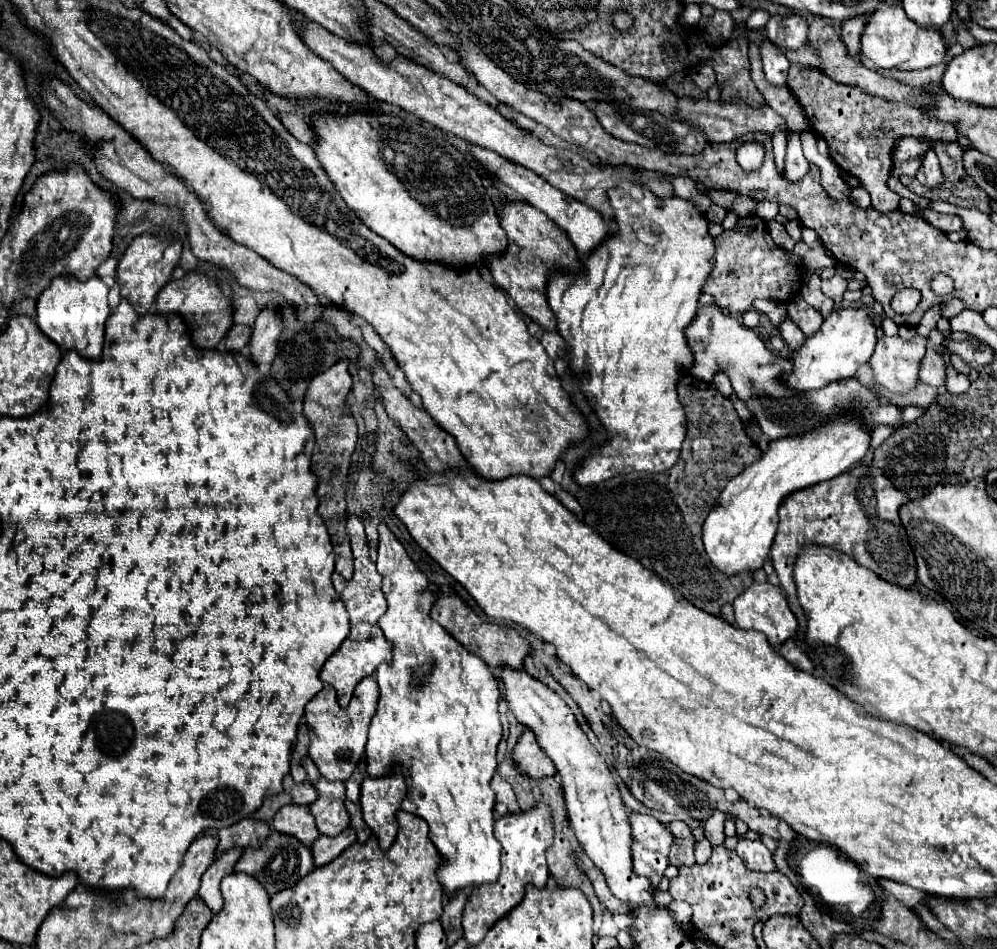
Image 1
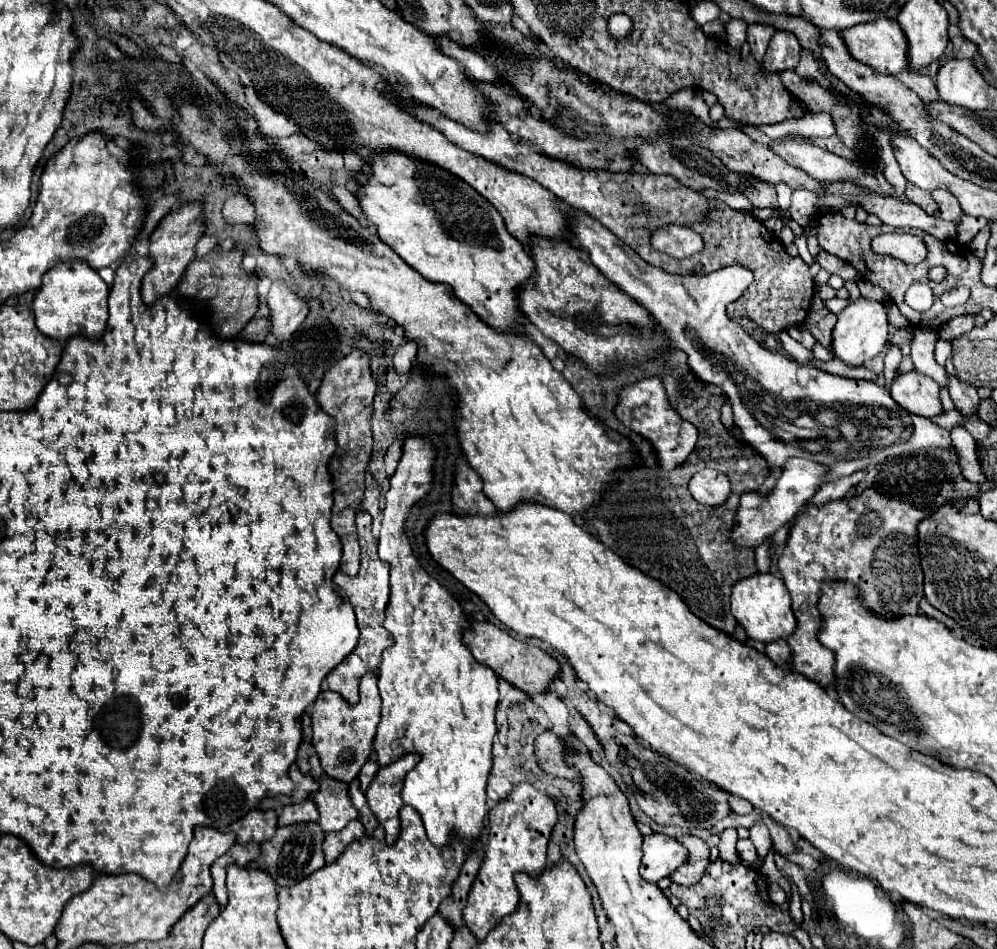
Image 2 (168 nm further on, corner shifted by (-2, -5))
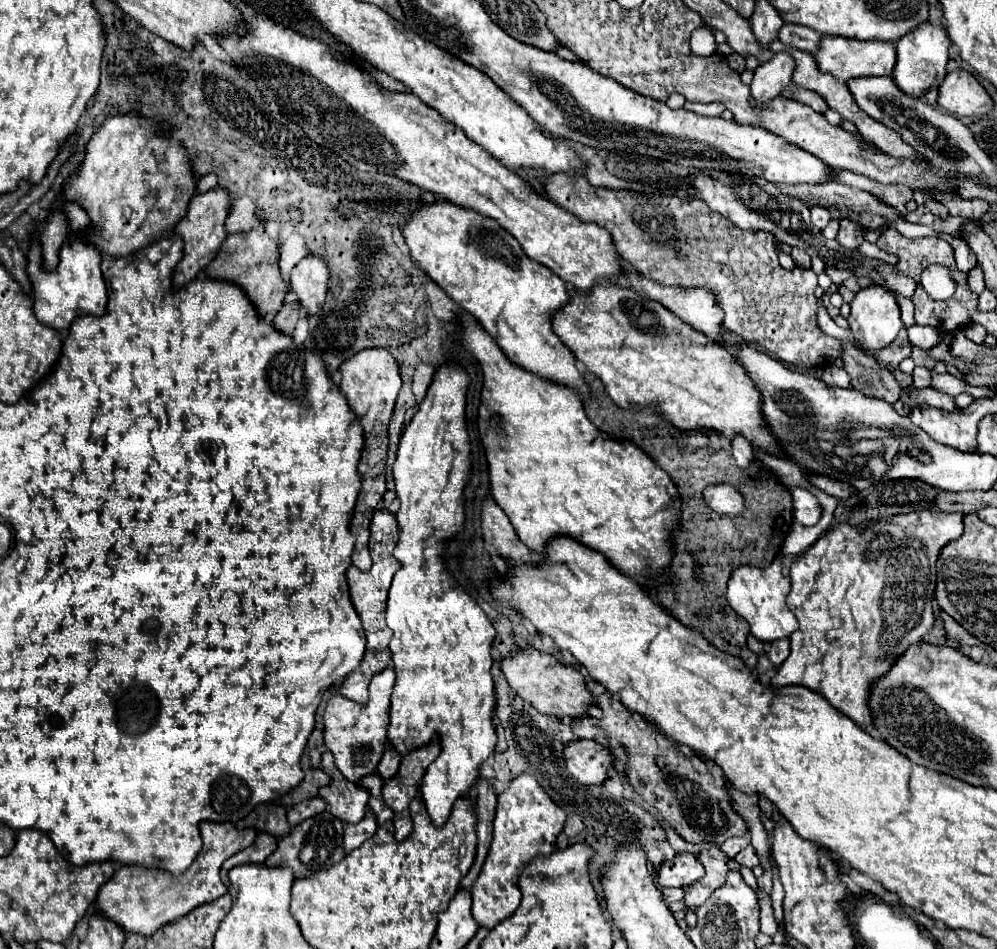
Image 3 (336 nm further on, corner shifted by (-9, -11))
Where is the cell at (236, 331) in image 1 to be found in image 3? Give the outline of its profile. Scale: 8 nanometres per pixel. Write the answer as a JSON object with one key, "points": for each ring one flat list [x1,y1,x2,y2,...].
{"points":[[297,302,293,304,285,304,271,320,271,324,281,332,281,334,289,334,293,332,297,320,299,320,299,314,301,314,301,306]]}

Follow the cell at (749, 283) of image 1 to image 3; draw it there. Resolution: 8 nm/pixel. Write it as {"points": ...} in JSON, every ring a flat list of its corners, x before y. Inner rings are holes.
{"points":[[557,172,543,182,545,194,565,210,573,212,583,222,595,222,605,228,617,252,625,258,625,262,635,268,639,274,657,280,659,284,683,284,683,286,707,286,715,290,721,298,721,308,725,310,723,326,743,340,757,342,771,356,781,362,797,364,797,366,823,366,825,356,839,356,841,344,837,338,829,338,817,326,817,276,813,270,805,268,781,268,777,260,777,244,771,234,763,230,741,230,731,220,713,212,705,206,703,200,683,200,673,194,645,194,645,192,629,192,629,190,613,190,613,188,593,188,583,176,565,176,565,172],[671,252,685,252,679,258,671,258]]}

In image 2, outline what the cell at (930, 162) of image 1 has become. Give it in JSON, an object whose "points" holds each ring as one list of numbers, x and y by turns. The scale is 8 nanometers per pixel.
{"points":[[934,190,932,198,940,206,940,218,948,220,948,222,954,222,958,226,962,214,964,214,962,208,960,208,960,204,958,204,958,200,954,196,950,196,950,192,944,192,944,190]]}

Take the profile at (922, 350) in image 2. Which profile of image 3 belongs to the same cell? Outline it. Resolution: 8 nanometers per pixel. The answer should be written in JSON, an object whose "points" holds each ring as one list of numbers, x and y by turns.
{"points":[[915,366,915,370,913,370,913,384,917,386,917,388,925,388,925,386,931,386,931,382,933,382,933,374,931,374,931,370,929,368,925,368,925,366]]}

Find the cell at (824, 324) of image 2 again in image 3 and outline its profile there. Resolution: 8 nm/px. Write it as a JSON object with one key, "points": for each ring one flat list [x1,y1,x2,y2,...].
{"points":[[843,342,841,360,843,370,851,376,851,388,867,396,883,398,889,404,895,404,899,400,901,386,889,370,877,364,877,360,871,354,857,350,851,342]]}

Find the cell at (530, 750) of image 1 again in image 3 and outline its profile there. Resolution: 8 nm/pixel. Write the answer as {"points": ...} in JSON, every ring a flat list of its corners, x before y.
{"points":[[571,740,569,744,565,744,563,758,569,774,581,784,603,784,607,780,607,770,613,766,611,752,593,740]]}

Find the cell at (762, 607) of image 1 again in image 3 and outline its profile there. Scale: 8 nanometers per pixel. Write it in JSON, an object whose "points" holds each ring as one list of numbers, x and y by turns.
{"points":[[783,556,775,558,771,566,767,568,751,568,751,566,741,566,737,572,733,572,729,580,729,590,727,590,727,600,729,604,749,622,751,634,761,640,761,642,773,642,779,638,789,638,793,630,797,630,797,618,789,612,785,600,791,590,789,578,783,576,781,572]]}

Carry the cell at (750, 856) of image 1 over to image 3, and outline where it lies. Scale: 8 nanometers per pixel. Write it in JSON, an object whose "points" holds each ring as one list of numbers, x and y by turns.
{"points":[[749,844,747,848,743,848,743,850,735,856,735,860,737,860,739,864,747,866,747,868,753,868,753,866,759,864,759,856,757,856,757,852,753,852,753,846,751,846,751,844]]}

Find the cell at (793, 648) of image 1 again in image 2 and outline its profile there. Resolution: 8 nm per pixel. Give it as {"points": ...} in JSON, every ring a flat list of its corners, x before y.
{"points":[[774,640,766,644,764,654,780,668,790,668,790,660,792,660,792,652,790,646,786,644,786,640]]}

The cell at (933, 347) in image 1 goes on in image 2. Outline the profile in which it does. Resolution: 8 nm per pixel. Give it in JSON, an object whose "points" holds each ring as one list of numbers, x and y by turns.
{"points":[[948,376,948,380,950,380,948,382,948,392,950,392,952,400,954,400,956,410,966,418,974,418,978,414,978,404,980,404,976,388,966,384,966,382,960,382,954,376]]}

